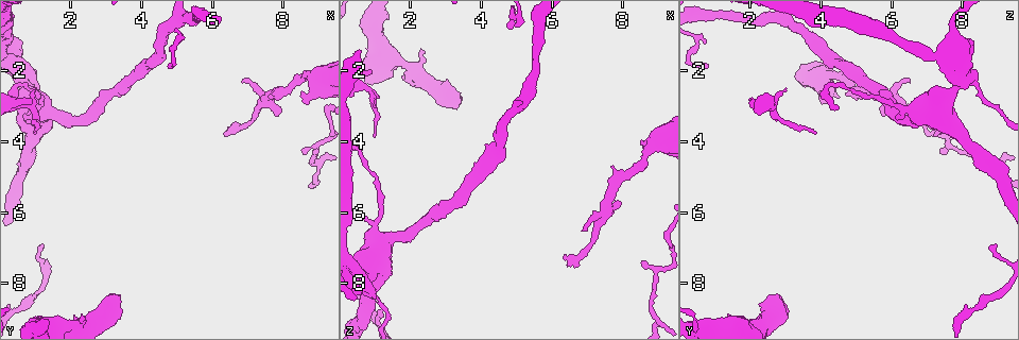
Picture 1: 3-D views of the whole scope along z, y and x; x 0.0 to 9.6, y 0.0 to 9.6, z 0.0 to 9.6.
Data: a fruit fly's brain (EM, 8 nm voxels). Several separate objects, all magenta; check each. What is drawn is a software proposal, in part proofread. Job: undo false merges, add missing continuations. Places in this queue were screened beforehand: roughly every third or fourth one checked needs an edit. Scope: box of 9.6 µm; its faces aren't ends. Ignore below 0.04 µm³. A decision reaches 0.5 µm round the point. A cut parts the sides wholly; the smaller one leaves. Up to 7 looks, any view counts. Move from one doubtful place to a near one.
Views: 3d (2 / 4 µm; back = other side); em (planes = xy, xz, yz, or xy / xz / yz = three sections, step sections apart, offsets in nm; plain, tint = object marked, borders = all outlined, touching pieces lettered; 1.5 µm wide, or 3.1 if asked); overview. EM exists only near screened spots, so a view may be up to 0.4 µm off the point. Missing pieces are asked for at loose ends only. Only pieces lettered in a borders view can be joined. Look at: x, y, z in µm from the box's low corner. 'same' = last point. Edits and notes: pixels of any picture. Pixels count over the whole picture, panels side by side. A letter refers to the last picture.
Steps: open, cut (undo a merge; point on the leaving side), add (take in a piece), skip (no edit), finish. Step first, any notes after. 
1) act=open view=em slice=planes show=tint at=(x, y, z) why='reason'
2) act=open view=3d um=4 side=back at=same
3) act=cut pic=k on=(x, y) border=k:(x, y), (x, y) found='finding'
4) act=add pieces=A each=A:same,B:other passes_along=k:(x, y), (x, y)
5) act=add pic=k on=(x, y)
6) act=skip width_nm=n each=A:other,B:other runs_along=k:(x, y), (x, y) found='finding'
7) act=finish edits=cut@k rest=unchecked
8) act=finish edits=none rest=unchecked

act=open view=em slice=yz step=8 show=tint at=(3.40, 8.35, 2.85) why='thick end'

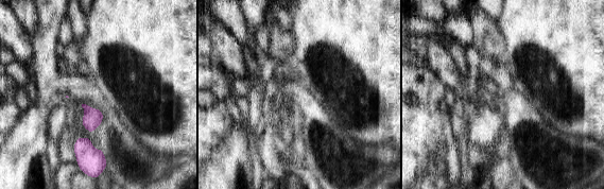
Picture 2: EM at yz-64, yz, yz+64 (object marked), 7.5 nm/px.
act=open view=em slice=planes show=borders at=same why='cut it another way'

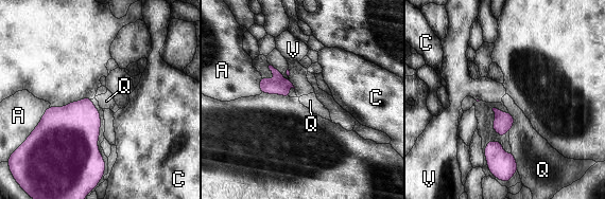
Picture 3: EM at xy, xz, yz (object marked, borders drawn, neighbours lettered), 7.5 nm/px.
act=skip each=A:other,C:other,Q:other,V:other border=3:(508, 111), (513, 118), (510, 130) found='none of them fits'

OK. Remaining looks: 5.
act=open view=3d um=4 at=(6.30, 3.75, 7.20) why='branch stops here'

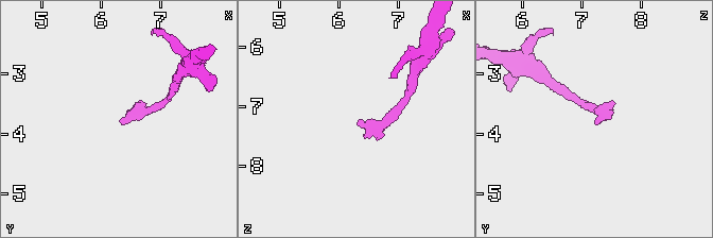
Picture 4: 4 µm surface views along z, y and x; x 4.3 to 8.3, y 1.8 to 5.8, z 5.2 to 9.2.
act=open view=em slice=planes show=borders at=(6.30, 3.75, 7.20)

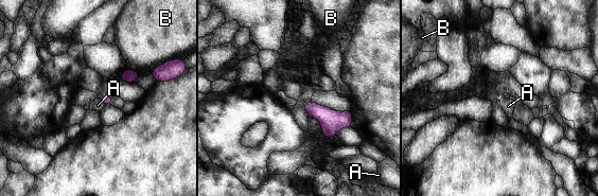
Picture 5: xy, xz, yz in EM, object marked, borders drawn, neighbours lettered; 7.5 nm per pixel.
act=skip each=A:other,B:other border=5:(99, 99), (105, 105) found='no lettered piece goes on from it'

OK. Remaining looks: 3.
act=finish edits=none rest=unchecked

